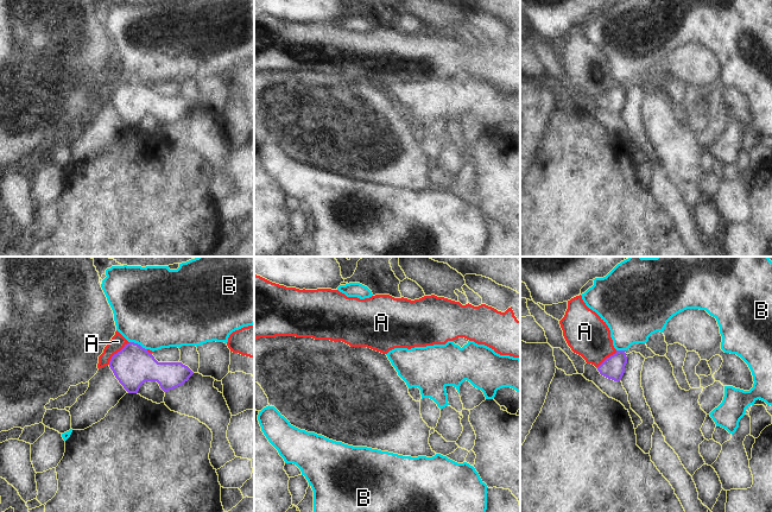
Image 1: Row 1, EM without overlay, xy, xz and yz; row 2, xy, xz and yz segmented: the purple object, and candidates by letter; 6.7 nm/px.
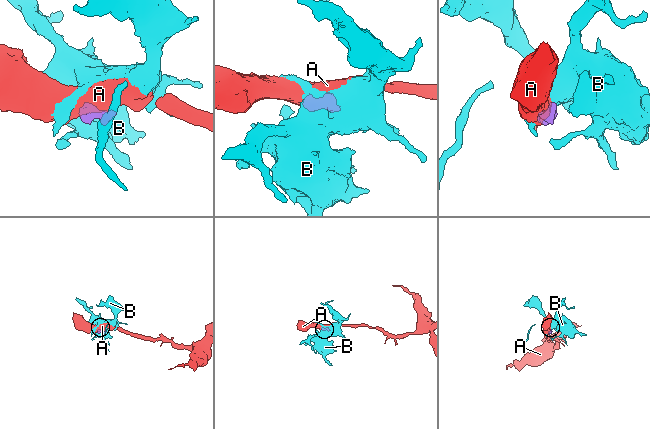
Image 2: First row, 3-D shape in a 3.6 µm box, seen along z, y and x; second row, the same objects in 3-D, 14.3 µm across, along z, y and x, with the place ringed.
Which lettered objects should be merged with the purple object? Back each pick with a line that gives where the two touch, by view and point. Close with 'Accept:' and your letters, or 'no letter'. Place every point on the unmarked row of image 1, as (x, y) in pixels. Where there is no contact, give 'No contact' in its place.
B: Touches purple at xy (137, 77)
Accept: B

